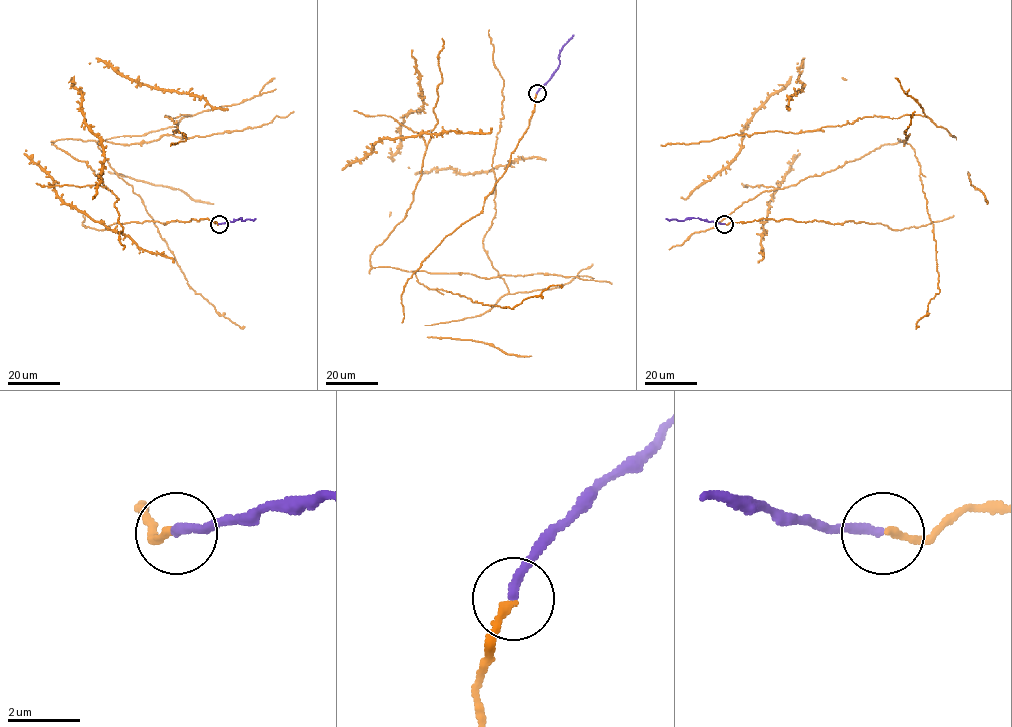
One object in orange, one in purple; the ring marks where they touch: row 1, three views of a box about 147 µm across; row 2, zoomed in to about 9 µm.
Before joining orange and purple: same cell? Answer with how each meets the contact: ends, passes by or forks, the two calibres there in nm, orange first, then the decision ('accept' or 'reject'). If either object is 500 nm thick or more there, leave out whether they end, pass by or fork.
orange ends there; purple ends there; 220 nm thick on the orange side, 240 nm on the other; accept

